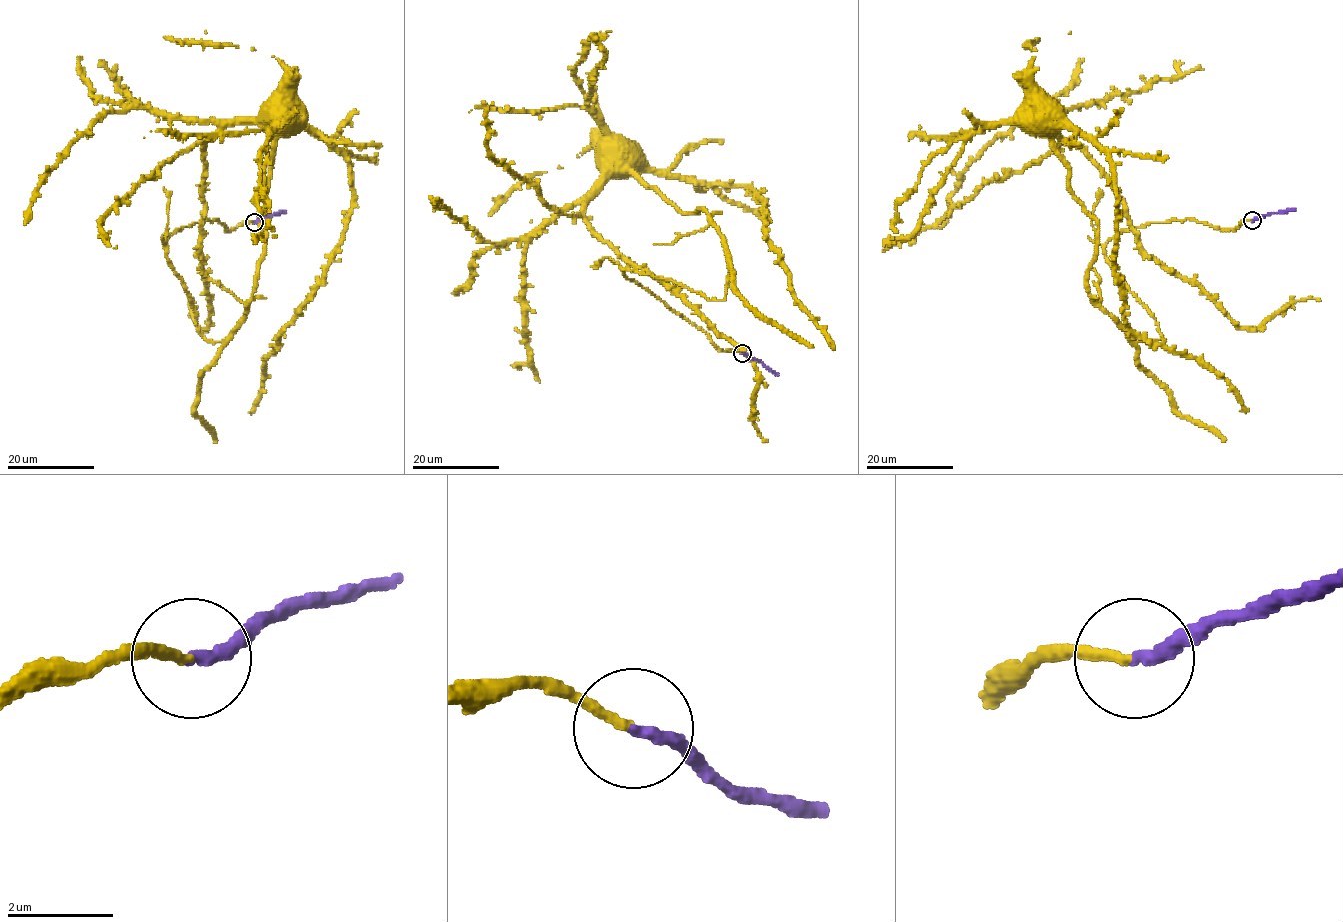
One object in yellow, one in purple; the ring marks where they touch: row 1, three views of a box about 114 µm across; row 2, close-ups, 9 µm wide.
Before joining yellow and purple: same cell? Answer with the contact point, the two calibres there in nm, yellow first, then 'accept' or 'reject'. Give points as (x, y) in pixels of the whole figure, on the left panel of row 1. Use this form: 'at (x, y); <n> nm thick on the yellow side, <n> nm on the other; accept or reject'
at (254, 222); 170 nm thick on the yellow side, 220 nm on the other; accept

